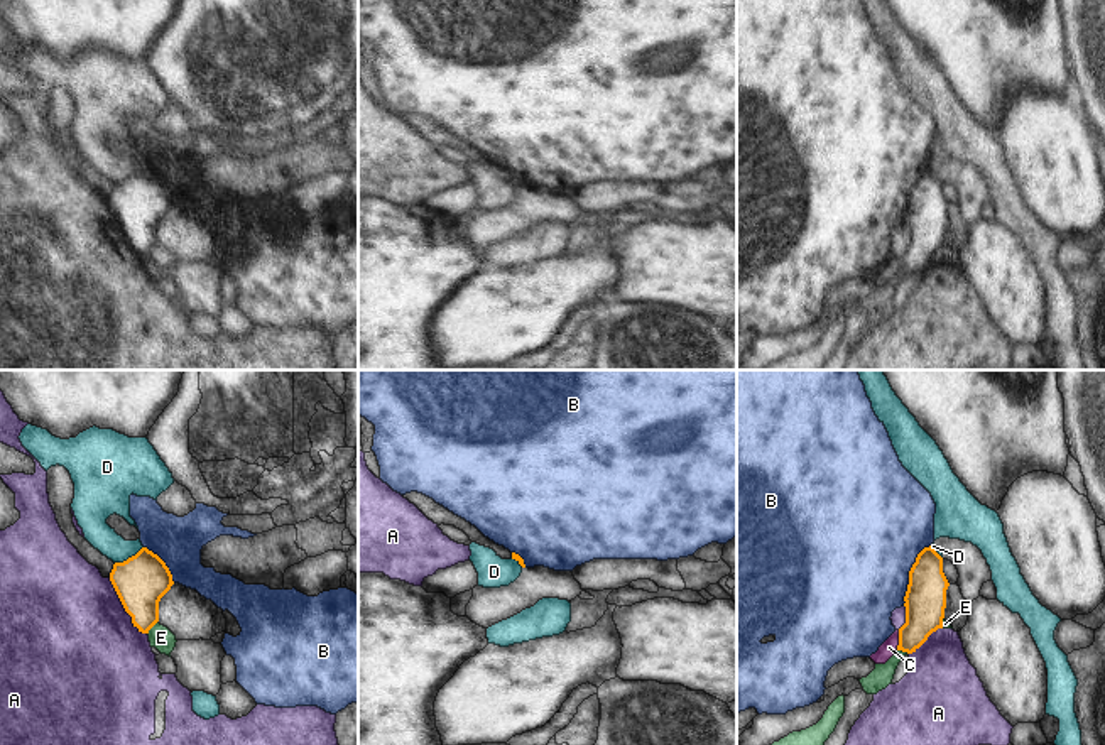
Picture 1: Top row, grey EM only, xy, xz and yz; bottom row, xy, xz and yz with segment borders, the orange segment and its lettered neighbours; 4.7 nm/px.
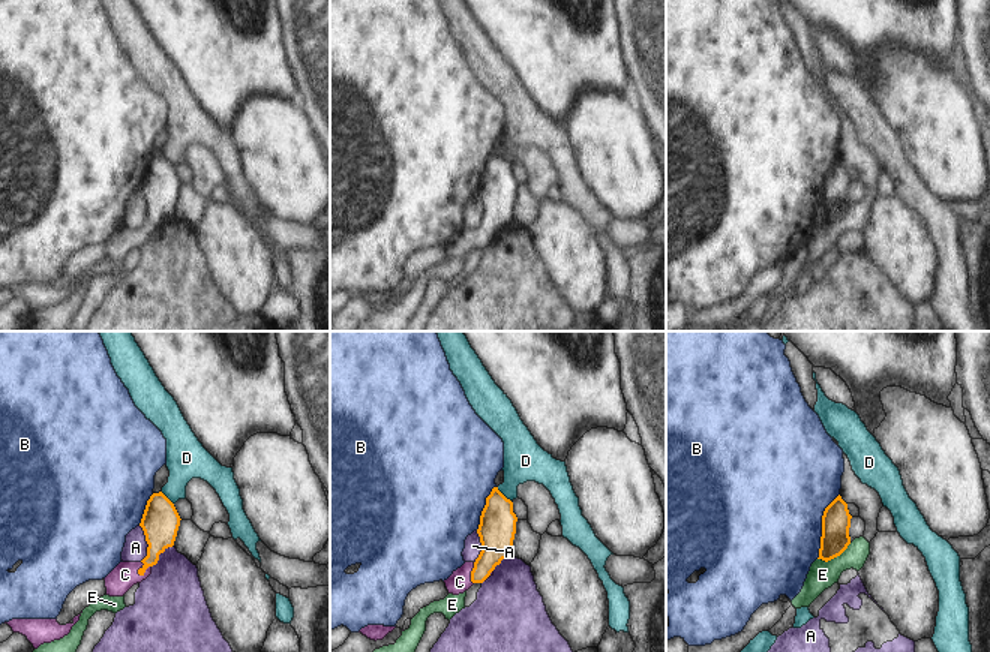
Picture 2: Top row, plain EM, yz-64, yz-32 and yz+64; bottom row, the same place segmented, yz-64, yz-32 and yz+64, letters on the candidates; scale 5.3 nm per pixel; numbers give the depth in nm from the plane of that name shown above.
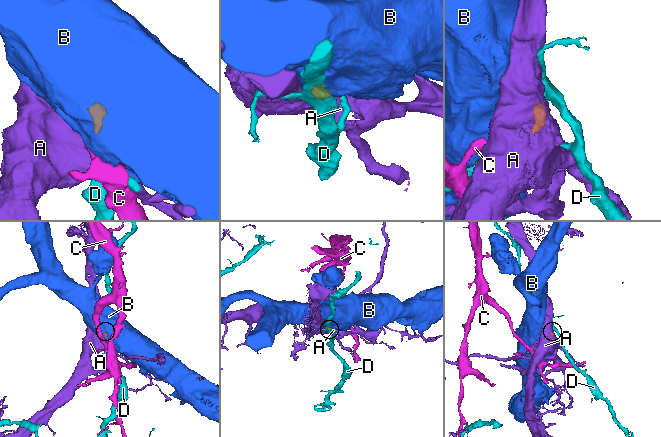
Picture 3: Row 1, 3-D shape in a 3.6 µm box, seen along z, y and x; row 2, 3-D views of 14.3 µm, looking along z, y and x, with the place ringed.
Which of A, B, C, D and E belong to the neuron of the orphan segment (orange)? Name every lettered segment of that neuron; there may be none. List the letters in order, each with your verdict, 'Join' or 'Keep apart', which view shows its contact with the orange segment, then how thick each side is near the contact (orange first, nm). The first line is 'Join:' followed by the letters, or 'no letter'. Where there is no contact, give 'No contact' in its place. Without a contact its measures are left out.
Join: C
A: Keep apart. Touches orange in xy. Thickness 240 nm (orange) against 500 nm
B: Keep apart. Touches orange in yz. Thickness 190 nm (orange) against 500 nm
C: Join. Touches orange in yz. Thickness 190 nm (orange) against 80 nm
D: Keep apart. Touches orange in xy. Thickness 240 nm (orange) against 130 nm
E: Keep apart. Touches orange in xy. Thickness 240 nm (orange) against 110 nm

